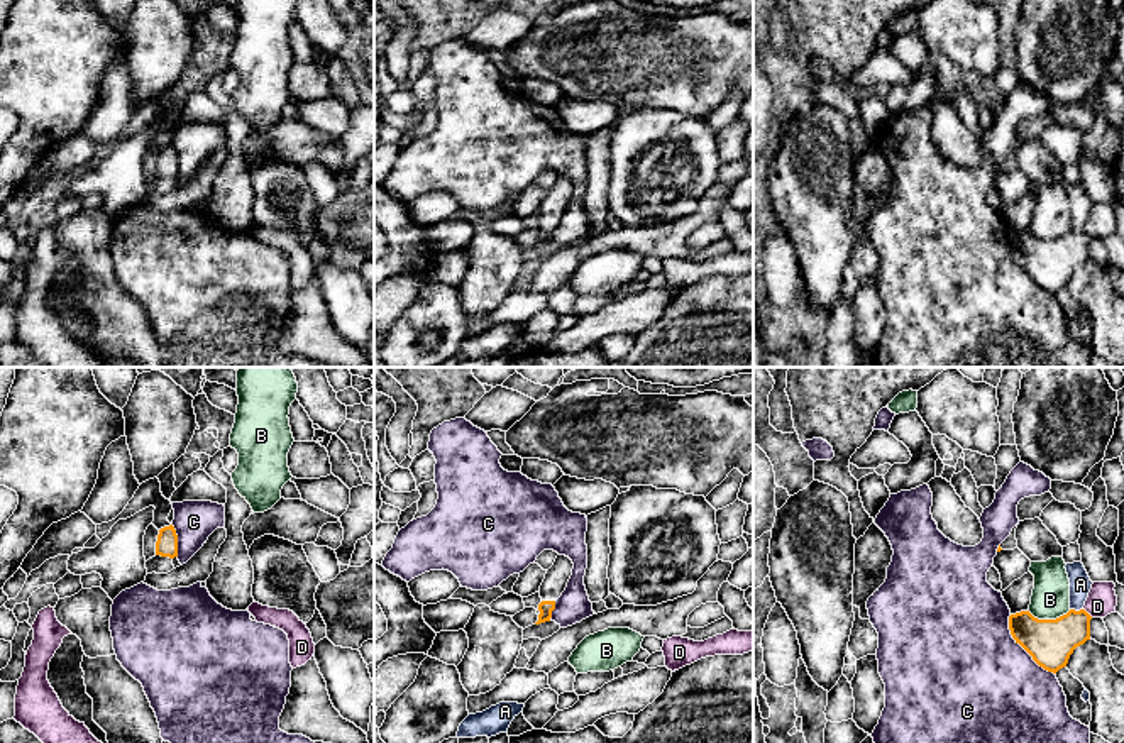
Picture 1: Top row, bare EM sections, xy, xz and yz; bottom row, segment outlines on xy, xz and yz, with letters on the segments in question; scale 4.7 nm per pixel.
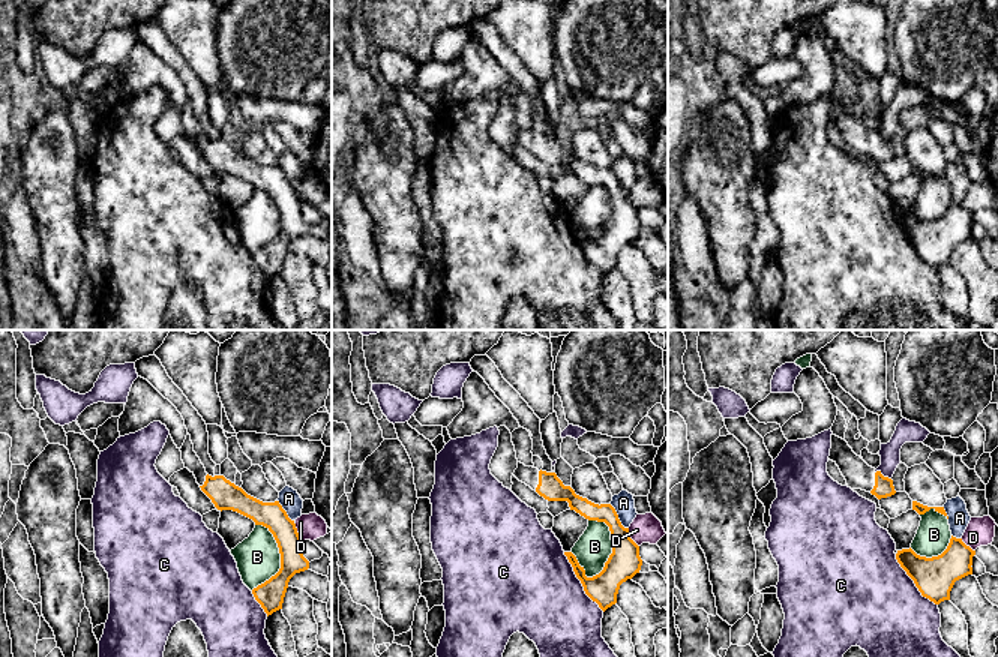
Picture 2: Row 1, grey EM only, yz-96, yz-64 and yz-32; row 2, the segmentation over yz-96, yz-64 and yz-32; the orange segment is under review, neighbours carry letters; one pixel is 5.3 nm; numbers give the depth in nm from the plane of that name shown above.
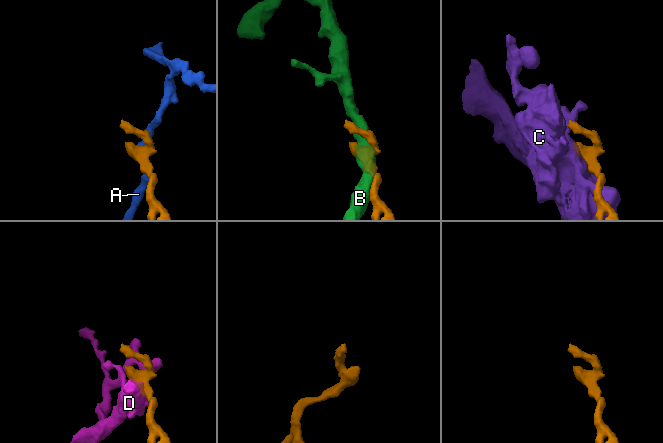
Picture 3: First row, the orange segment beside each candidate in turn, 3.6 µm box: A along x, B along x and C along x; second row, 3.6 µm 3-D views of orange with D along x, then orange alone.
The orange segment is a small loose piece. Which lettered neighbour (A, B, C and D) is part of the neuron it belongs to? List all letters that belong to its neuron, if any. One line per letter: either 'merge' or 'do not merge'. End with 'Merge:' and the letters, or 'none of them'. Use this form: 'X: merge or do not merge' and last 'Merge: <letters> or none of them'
A: do not merge
B: do not merge
C: do not merge
D: do not merge
Merge: none of them

